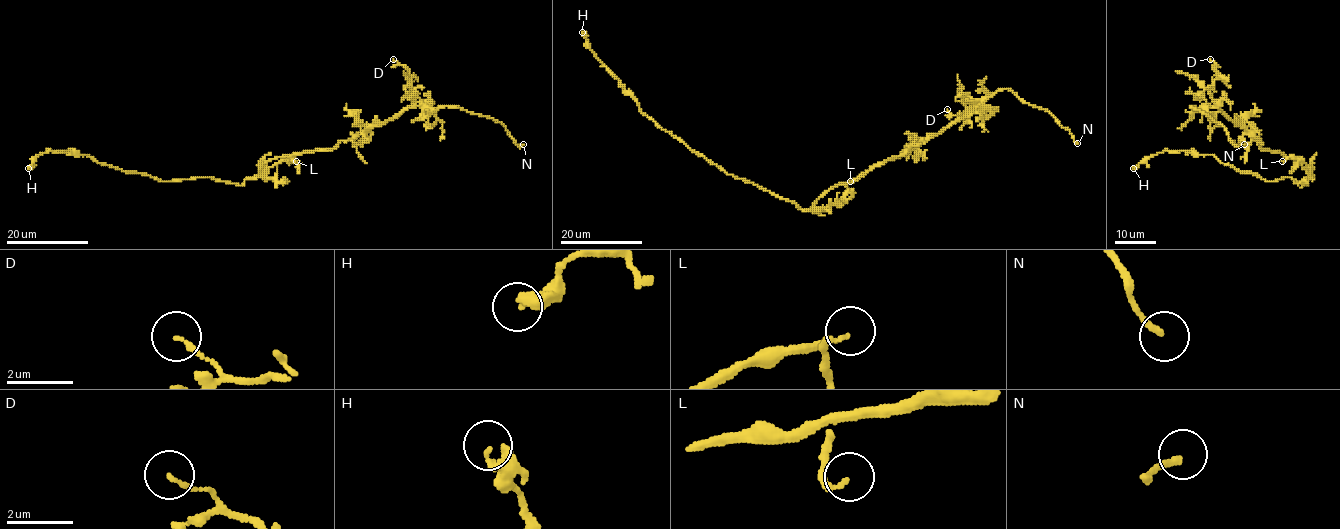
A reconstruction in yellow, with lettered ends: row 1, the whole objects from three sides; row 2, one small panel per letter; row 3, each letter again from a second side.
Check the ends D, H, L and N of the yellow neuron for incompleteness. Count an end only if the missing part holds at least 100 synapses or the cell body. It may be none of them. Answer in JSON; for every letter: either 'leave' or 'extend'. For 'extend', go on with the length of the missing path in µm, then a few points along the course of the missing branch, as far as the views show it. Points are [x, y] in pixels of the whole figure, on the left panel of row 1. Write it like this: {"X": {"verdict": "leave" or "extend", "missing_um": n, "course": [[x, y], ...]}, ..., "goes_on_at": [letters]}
{"D": {"verdict": "leave"}, "H": {"verdict": "leave"}, "L": {"verdict": "leave"}, "N": {"verdict": "extend", "missing_um": 3}, "goes_on_at": ["N"]}

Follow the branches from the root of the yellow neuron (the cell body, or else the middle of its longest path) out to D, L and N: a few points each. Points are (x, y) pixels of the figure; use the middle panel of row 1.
D: (822, 196), (905, 154), (968, 114), (966, 109), (964, 116), (953, 115), (947, 109)
L: (822, 196), (814, 203), (815, 208), (838, 201), (850, 181)
N: (822, 196), (924, 143), (976, 112), (1003, 89), (1047, 109), (1077, 143)

